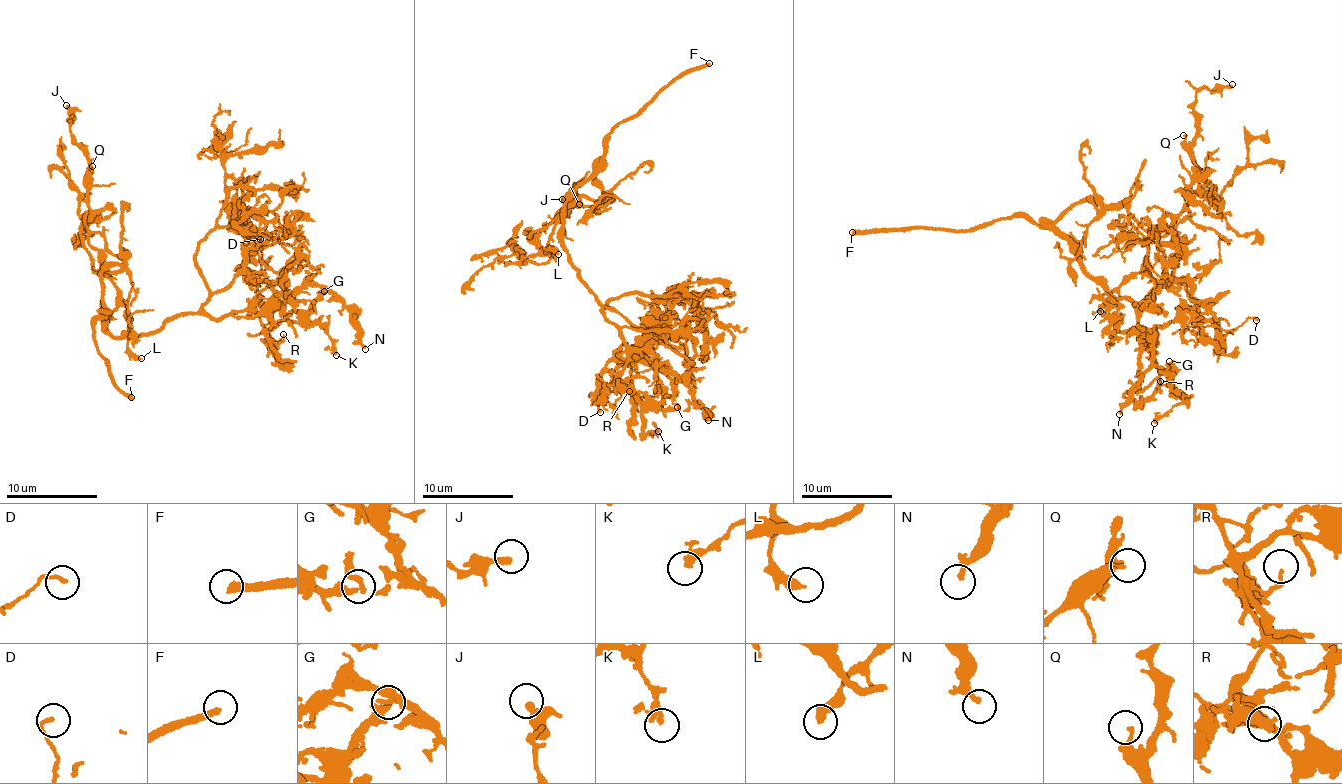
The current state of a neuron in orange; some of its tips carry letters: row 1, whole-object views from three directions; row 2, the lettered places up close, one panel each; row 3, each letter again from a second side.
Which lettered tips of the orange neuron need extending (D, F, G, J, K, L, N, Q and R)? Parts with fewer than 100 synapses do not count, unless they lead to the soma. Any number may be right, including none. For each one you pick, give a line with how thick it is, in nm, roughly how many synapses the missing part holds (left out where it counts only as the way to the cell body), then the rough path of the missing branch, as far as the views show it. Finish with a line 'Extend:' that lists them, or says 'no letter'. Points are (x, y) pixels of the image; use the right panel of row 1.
F: 240 nm thick
Extend: F

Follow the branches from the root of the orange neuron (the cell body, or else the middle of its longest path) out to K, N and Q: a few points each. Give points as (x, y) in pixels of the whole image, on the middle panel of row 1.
K: (577, 186), (561, 210), (563, 247), (618, 328), (627, 360), (620, 381), (639, 400), (645, 433), (658, 431)
N: (577, 186), (561, 210), (561, 236), (581, 282), (626, 343), (685, 381), (708, 420)
Q: (577, 186), (598, 169), (592, 178), (600, 198), (581, 196), (524, 233), (537, 234), (579, 204)

